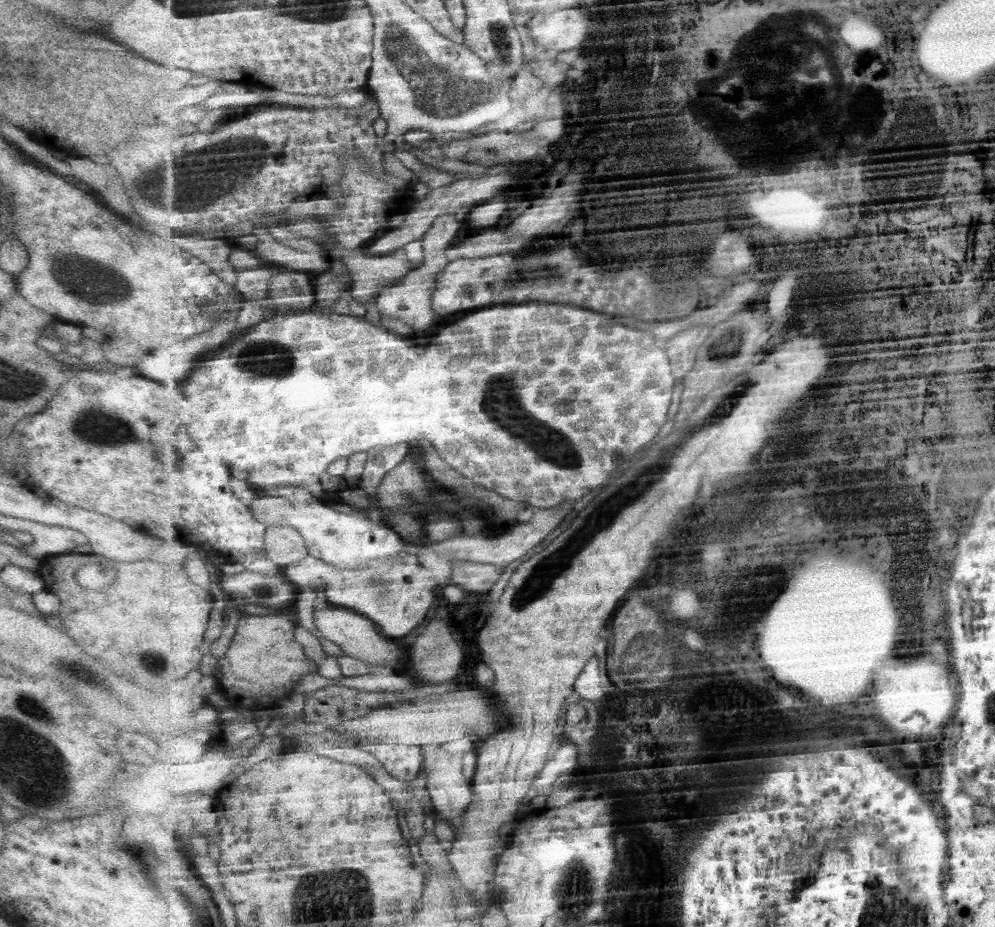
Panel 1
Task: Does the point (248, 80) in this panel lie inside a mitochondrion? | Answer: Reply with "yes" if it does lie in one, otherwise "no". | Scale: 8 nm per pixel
no

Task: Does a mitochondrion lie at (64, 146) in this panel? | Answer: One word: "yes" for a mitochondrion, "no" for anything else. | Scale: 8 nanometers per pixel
no

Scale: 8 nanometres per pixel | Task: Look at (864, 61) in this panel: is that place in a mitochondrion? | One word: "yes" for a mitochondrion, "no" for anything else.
no

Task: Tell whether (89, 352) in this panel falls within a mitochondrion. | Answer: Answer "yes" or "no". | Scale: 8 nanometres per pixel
no

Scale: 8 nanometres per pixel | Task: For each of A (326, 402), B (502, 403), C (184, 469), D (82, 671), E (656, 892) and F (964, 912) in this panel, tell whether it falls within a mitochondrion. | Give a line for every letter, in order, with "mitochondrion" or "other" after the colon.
A: other
B: mitochondrion
C: mitochondrion
D: mitochondrion
E: other
F: other

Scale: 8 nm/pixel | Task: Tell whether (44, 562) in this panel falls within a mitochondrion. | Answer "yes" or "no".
no

